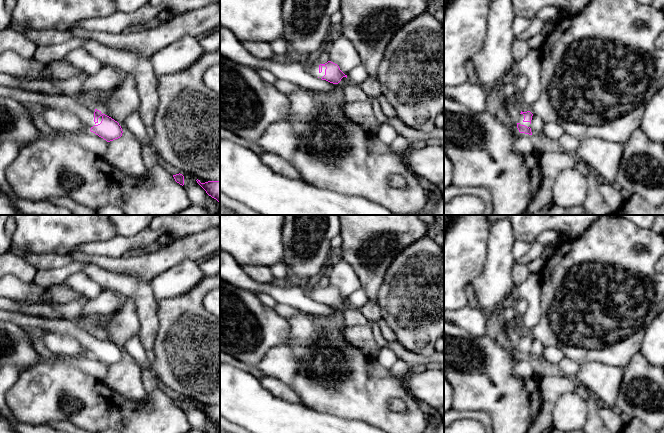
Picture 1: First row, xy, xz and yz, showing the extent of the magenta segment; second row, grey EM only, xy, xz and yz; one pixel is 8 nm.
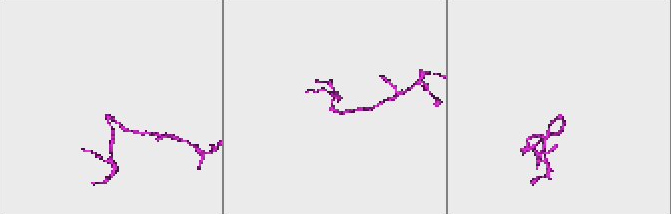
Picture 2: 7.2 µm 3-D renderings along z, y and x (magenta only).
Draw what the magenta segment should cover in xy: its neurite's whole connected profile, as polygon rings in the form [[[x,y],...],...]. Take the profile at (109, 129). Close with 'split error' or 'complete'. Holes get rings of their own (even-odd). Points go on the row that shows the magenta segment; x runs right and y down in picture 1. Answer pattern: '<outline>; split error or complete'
[[[0,85],[0,97],[12,98],[22,104],[41,105],[45,110],[67,110],[76,114],[88,130],[107,142],[122,136],[122,128],[117,121],[87,105],[80,96],[48,95]]]; split error

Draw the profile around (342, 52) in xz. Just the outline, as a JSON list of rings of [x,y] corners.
[[[341,34],[331,37],[326,48],[330,55],[330,61],[337,64],[345,75],[361,64],[361,57],[356,48]]]

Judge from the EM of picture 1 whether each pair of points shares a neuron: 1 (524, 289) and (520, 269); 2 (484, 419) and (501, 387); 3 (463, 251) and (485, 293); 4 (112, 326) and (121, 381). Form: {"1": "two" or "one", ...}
{"1": "two", "2": "two", "3": "two", "4": "one"}

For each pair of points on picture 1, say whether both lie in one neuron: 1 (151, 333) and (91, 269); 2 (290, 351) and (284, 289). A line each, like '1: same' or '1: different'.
1: same
2: different

